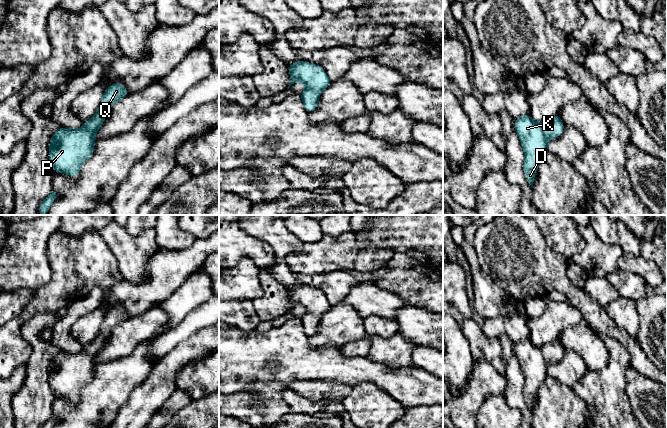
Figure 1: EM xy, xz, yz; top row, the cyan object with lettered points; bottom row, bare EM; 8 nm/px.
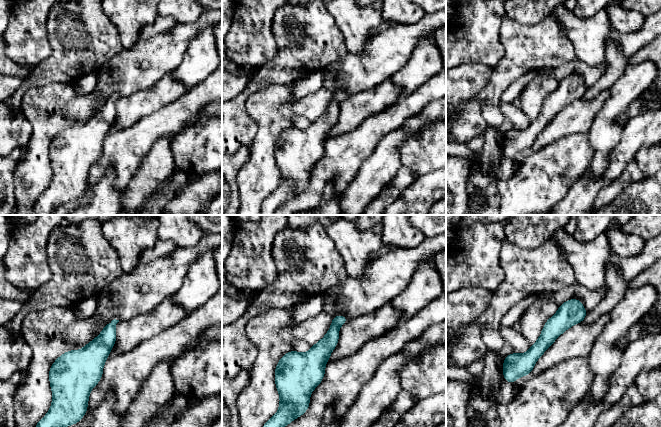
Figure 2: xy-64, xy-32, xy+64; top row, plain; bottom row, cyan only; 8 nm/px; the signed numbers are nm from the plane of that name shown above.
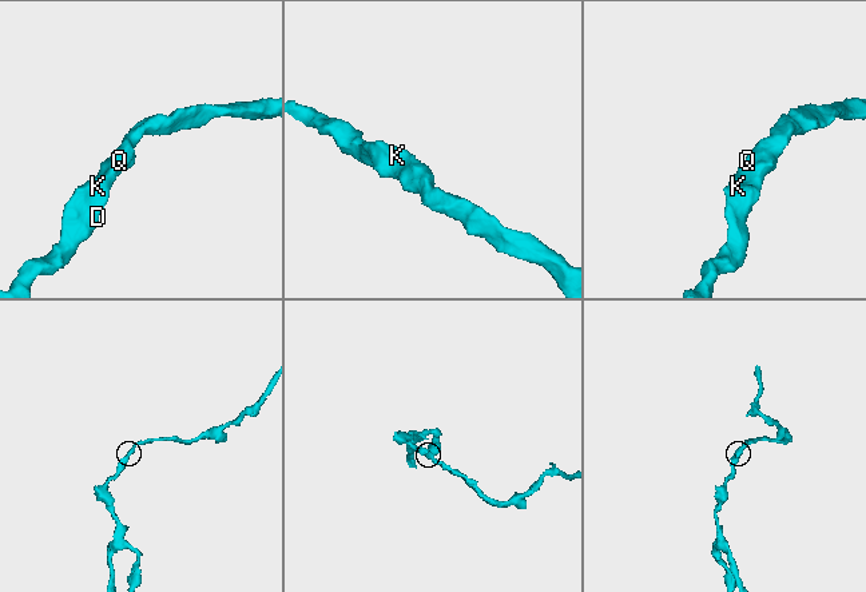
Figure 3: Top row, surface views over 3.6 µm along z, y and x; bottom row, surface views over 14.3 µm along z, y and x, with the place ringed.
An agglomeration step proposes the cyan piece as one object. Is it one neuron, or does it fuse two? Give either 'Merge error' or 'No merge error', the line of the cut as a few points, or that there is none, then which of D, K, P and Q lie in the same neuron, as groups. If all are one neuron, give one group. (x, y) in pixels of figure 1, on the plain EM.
No merge error. No split. Groups: D K P Q

